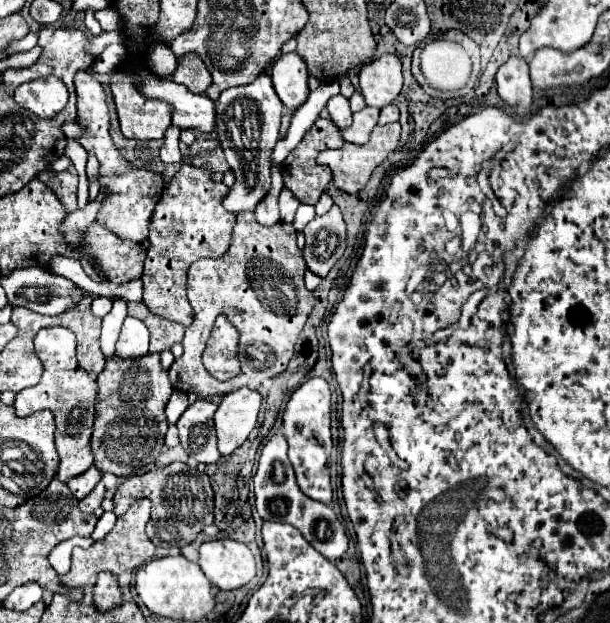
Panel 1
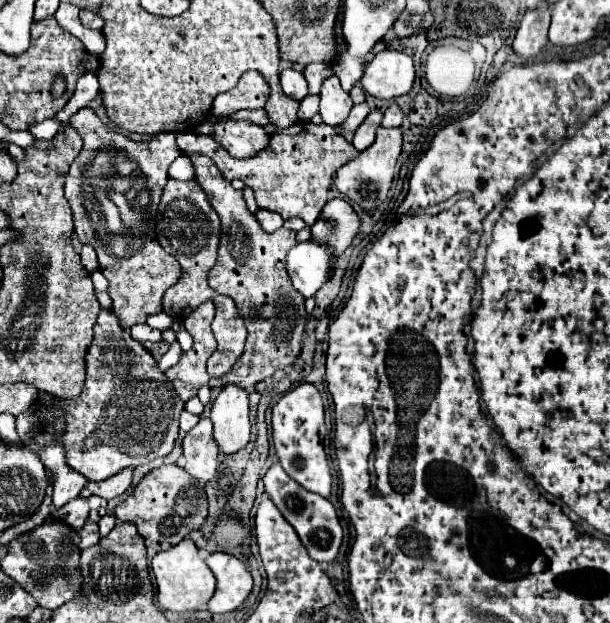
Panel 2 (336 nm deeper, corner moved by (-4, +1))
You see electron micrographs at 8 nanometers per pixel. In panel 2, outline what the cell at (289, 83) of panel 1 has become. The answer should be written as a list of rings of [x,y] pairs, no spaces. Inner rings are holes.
[[[288,68],[280,72],[280,86],[286,96],[294,100],[304,100],[308,96],[308,84],[304,80],[304,74]]]

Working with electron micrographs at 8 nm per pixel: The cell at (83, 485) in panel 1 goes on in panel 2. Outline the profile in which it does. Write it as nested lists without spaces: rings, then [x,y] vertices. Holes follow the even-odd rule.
[[[124,468],[124,472],[118,472],[116,476],[102,480],[102,482],[88,482],[86,488],[90,490],[90,494],[96,494],[100,498],[112,500],[120,494],[124,494],[132,484],[132,468]]]

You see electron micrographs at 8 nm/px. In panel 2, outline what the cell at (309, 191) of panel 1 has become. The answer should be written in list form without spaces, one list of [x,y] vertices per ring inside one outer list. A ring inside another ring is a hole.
[[[296,122],[286,130],[280,130],[270,138],[270,146],[258,156],[248,160],[232,158],[212,136],[196,136],[192,132],[178,132],[176,142],[184,154],[204,154],[212,158],[220,174],[232,182],[234,178],[242,180],[248,188],[254,190],[258,208],[278,212],[284,220],[298,216],[312,226],[320,216],[324,204],[328,202],[328,190],[332,186],[332,176],[338,166],[356,158],[358,150],[328,124]]]

